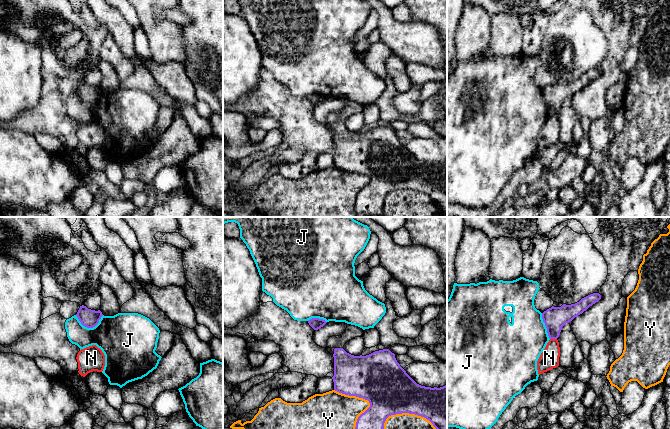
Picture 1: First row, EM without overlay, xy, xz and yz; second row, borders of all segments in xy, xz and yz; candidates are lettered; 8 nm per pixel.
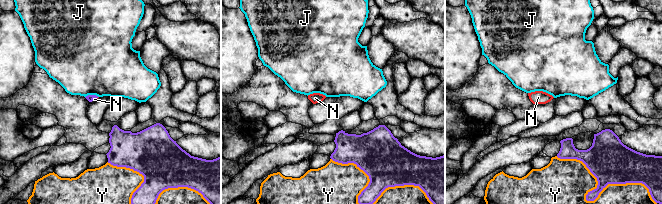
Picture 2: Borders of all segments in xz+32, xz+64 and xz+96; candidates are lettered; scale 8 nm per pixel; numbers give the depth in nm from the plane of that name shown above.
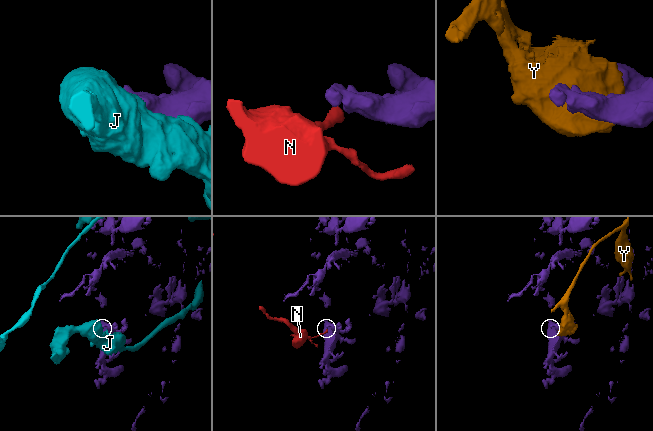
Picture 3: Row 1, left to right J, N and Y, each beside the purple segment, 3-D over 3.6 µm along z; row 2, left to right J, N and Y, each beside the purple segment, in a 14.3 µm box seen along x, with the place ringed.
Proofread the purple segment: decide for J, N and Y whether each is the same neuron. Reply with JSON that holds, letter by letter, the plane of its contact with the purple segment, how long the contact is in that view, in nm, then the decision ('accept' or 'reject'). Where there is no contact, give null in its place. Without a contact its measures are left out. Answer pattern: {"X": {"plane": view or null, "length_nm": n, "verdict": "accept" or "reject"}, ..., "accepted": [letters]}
{"J": {"plane": "xy", "length_nm": 240, "verdict": "reject"}, "N": {"plane": "yz", "length_nm": 60, "verdict": "reject"}, "Y": {"plane": "xz", "length_nm": 360, "verdict": "reject"}, "accepted": []}

